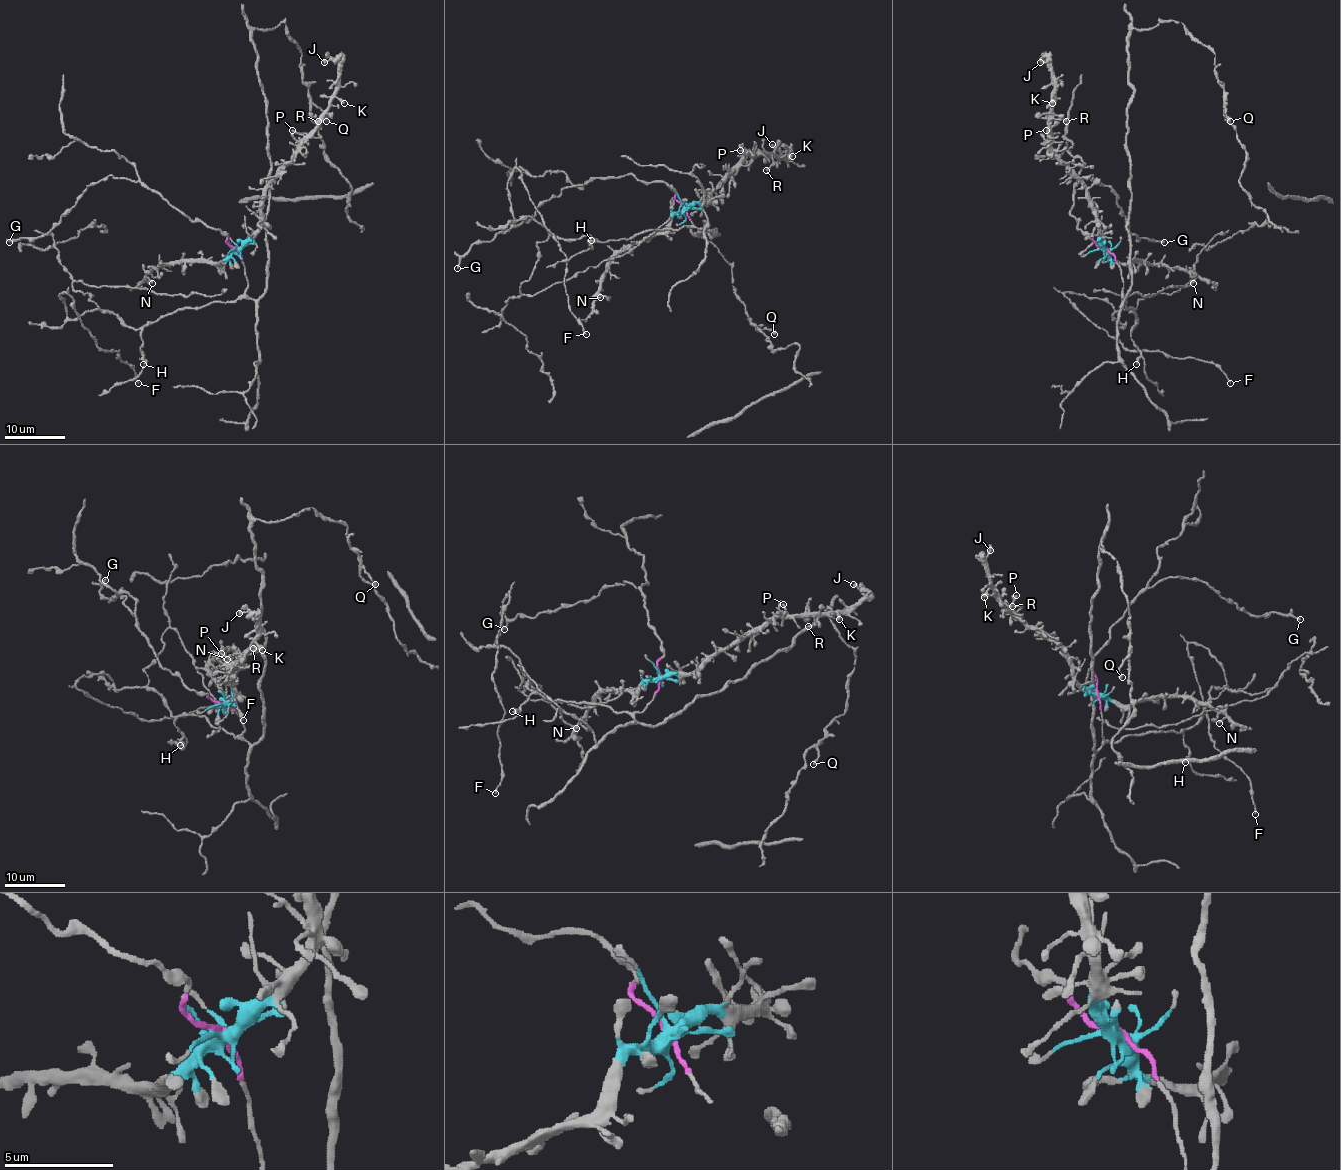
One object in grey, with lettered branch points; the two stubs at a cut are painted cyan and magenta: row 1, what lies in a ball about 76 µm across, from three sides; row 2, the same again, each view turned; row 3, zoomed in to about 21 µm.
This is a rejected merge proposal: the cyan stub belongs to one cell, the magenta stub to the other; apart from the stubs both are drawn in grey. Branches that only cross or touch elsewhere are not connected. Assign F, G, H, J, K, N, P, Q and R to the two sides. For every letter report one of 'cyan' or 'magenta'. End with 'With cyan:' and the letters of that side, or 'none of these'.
F: magenta
G: magenta
H: magenta
J: cyan
K: cyan
N: cyan
P: cyan
Q: magenta
R: cyan
With cyan: J, K, N, P, R

